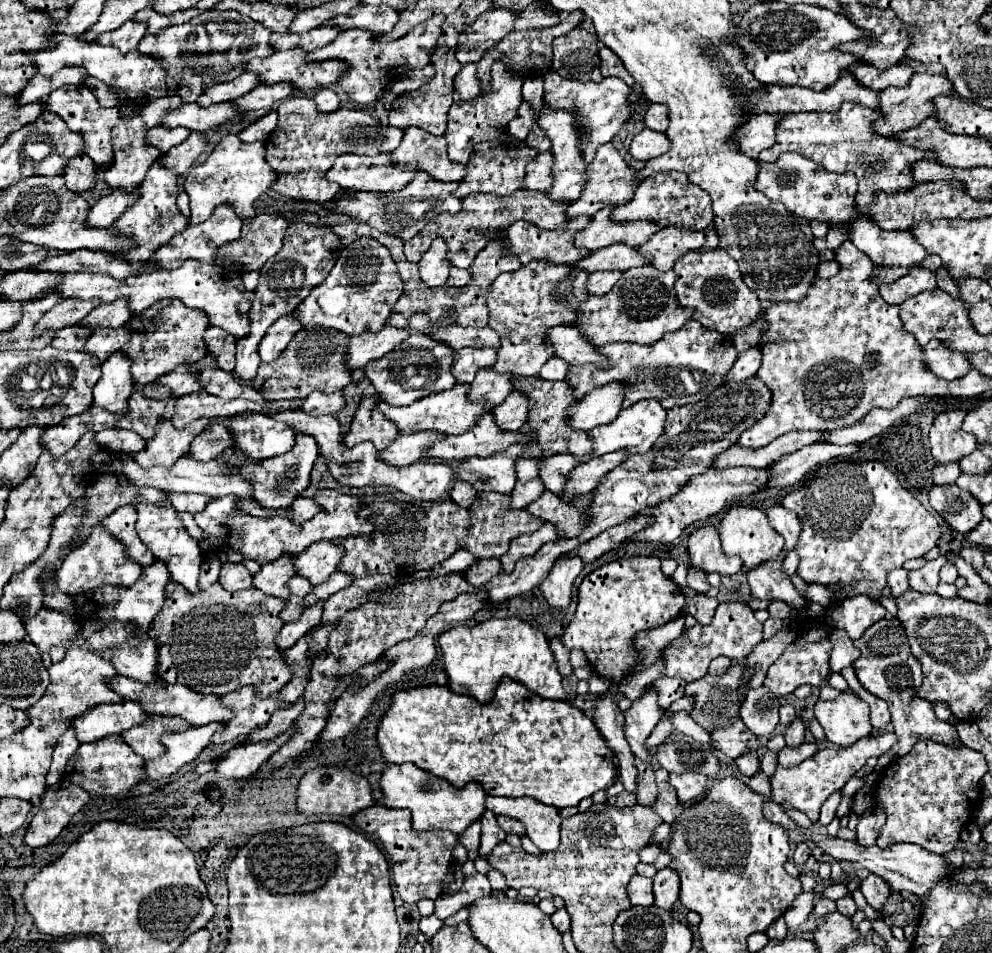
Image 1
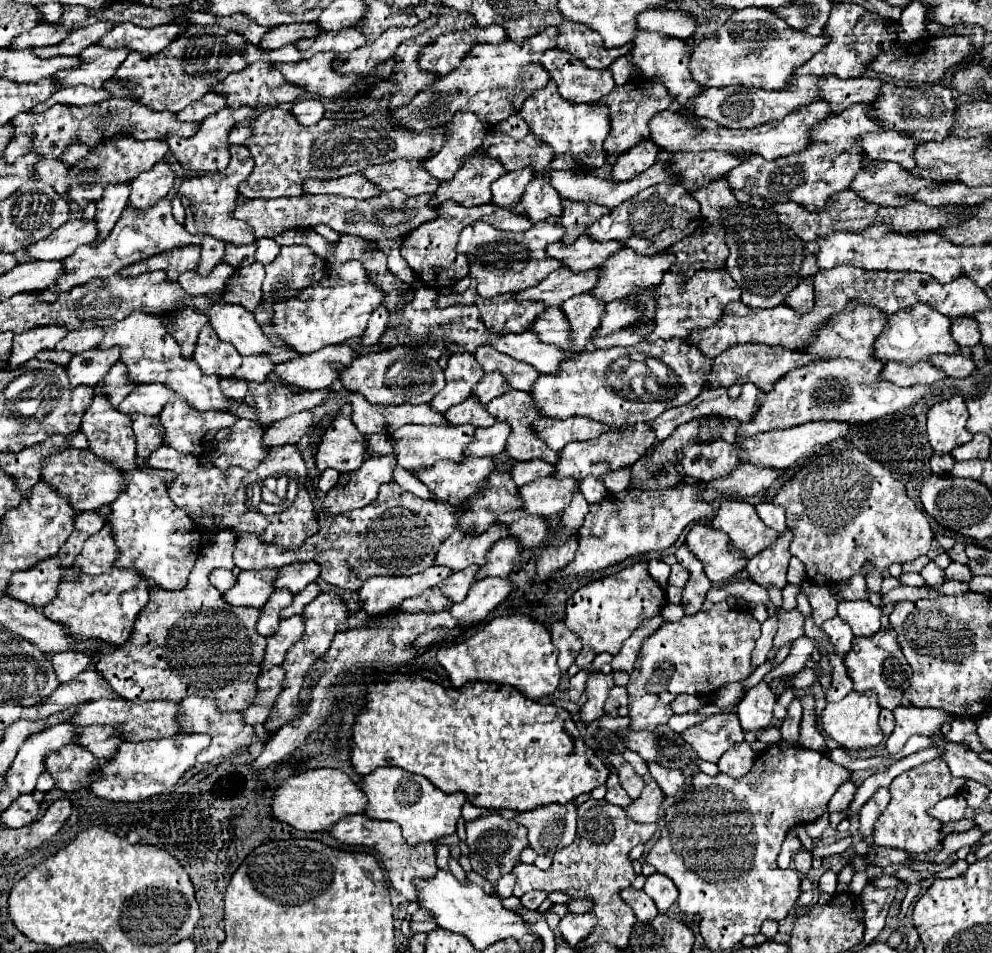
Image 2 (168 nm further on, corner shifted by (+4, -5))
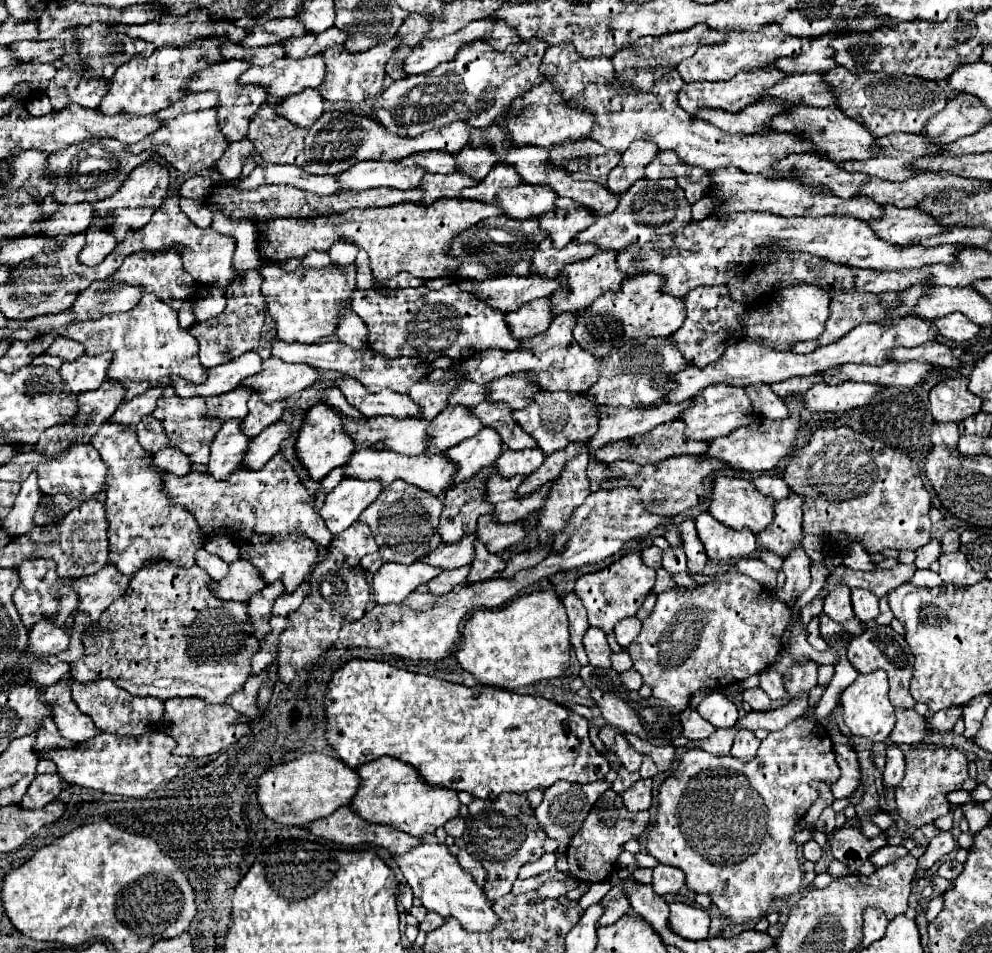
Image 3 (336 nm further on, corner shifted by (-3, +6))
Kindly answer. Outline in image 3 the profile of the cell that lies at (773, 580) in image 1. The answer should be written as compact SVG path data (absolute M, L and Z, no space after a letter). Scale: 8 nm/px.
M790 492L788 498L774 502L774 518L770 526L756 536L760 548L770 550L784 558L794 550L794 546L800 546L802 504L804 504L804 496L796 492Z

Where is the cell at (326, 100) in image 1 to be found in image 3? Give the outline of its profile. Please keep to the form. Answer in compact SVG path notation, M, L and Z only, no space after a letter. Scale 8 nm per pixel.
M304 90L300 94L284 98L276 106L276 112L296 126L310 128L324 114L324 100L320 98L318 90Z

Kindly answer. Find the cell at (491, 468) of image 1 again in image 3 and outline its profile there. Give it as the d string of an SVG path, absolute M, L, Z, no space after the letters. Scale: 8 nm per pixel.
M356 450L352 458L344 464L344 478L360 478L360 480L378 480L384 486L392 484L394 480L404 480L418 488L432 492L434 496L444 494L452 484L452 462L444 462L444 454L434 454L432 458L420 454L416 458L396 454L390 450Z

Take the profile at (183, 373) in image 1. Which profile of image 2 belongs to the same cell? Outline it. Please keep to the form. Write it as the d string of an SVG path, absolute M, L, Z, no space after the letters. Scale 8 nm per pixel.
M149 383L149 385L139 385L121 405L117 407L121 413L133 415L133 413L143 413L143 415L159 415L165 407L165 403L173 397L173 389L169 389L163 383Z

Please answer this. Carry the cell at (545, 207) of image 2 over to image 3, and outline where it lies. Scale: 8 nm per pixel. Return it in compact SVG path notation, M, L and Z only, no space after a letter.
M520 184L508 190L498 190L496 198L504 216L526 220L552 212L556 192L544 184Z

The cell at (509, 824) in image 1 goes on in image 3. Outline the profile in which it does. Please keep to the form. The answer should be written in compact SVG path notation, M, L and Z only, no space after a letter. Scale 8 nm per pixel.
M500 794L496 800L472 800L468 804L468 818L464 830L468 854L478 860L486 870L484 894L488 900L498 900L512 890L518 870L526 862L534 862L544 854L544 840L548 838L538 824L526 794Z

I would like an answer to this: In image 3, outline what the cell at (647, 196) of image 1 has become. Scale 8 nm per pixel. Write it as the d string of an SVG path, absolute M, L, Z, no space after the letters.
M674 178L664 180L638 180L628 192L620 196L616 210L604 218L596 218L596 222L580 232L574 240L576 242L590 242L602 250L622 250L630 242L650 242L658 234L672 234L674 230L684 228L690 224L690 204L684 198L684 190L676 186Z

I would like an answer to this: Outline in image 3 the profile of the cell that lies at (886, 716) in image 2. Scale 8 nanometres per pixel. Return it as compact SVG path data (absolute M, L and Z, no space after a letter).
M896 708L896 726L890 738L896 744L922 744L928 736L928 722L914 708Z

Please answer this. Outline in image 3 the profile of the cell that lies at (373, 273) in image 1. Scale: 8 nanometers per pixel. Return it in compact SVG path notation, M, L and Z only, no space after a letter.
M266 264L260 268L260 274L264 278L262 294L266 298L266 306L276 322L276 338L288 344L316 344L334 336L340 310L344 310L344 306L350 308L350 294L356 290L354 266L338 268L334 274L334 264L322 270L298 268L292 272L282 270L276 264Z

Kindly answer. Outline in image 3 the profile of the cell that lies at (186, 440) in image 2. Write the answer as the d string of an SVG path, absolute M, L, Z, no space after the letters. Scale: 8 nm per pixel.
M168 386L162 392L162 396L158 398L156 410L152 412L152 416L162 422L162 428L168 436L168 446L172 446L172 448L180 450L182 454L186 454L192 466L206 466L208 464L212 438L216 436L216 432L222 426L220 422L212 422L208 418L204 420L204 406L206 406L204 398L178 398L174 394L172 386Z

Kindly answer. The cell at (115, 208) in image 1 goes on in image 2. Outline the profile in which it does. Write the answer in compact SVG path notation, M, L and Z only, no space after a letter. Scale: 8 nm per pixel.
M71 219L61 225L61 229L55 229L55 233L45 237L45 241L33 243L27 253L37 261L63 261L65 257L73 255L79 245L93 243L97 237L99 229L95 219Z

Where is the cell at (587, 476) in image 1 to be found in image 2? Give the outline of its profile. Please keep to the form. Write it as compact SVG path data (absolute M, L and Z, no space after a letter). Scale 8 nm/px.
M545 477L541 481L529 483L521 487L521 497L525 501L525 509L533 515L553 515L561 513L565 507L569 507L575 489L579 487L579 481L573 477L557 479L557 477Z

